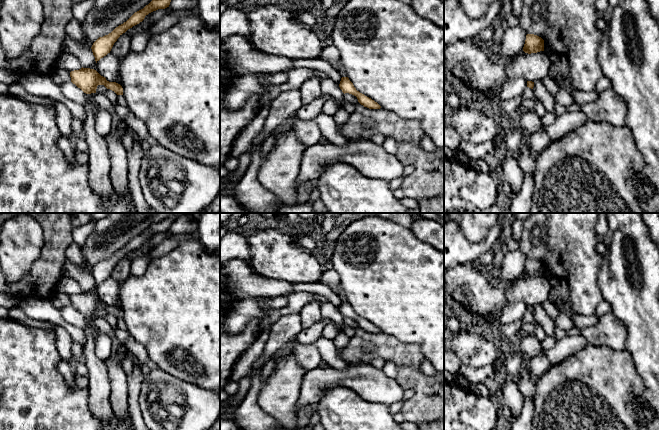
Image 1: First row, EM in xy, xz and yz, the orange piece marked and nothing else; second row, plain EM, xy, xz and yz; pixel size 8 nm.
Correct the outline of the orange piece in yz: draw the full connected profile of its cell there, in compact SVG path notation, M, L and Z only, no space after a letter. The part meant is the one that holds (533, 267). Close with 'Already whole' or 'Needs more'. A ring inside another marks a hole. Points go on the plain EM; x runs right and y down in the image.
M527 258L523 275L528 278L544 275L544 264L537 259Z. Already whole

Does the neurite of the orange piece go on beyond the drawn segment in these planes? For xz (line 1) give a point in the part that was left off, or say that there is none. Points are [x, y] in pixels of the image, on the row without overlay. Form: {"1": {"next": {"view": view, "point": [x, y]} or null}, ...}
{"1": {"next": null}}

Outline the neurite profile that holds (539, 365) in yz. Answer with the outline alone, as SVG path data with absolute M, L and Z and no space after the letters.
M536 356L529 359L529 366L532 380L537 382L552 365L546 357Z

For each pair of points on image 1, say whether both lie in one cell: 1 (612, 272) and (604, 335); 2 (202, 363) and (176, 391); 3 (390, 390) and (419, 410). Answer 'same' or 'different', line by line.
1: different
2: different
3: different

